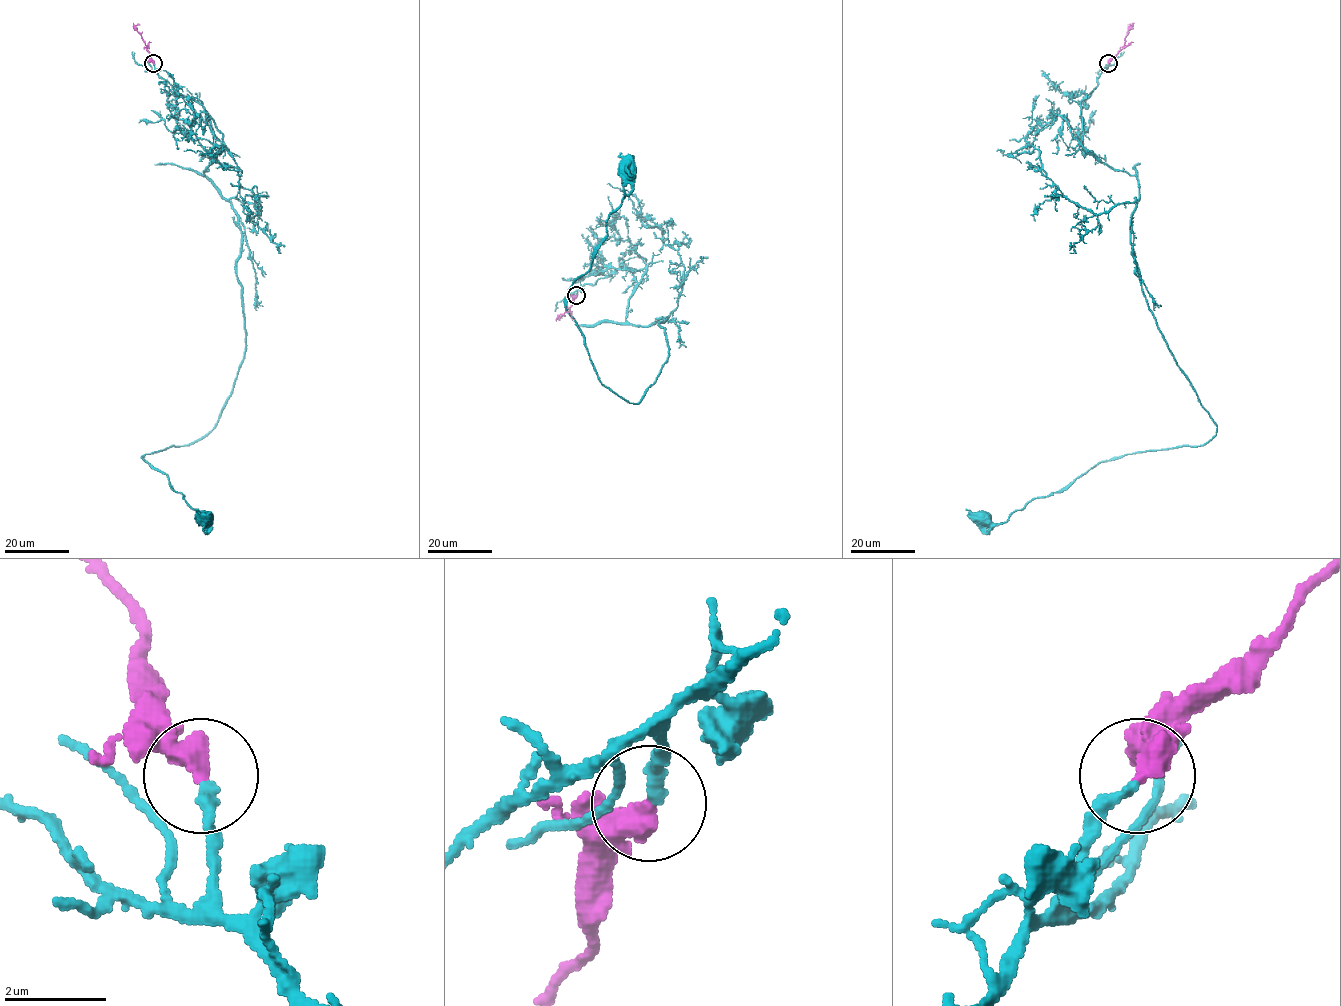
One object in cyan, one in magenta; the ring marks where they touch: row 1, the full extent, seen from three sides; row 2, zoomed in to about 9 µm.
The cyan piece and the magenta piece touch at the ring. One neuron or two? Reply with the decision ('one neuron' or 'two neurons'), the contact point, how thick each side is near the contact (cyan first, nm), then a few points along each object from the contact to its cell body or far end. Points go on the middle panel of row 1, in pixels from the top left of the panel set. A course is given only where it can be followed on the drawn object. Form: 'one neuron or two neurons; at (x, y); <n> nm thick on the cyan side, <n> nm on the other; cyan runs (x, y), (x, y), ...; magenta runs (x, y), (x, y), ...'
one neuron; at (576, 295); 260 nm thick on the cyan side, 480 nm on the other; cyan runs (576, 294), (646, 269), (627, 321), (664, 318), (668, 358), (637, 404), (602, 383), (567, 307), (626, 166); magenta runs (576, 295), (569, 310), (563, 314)

